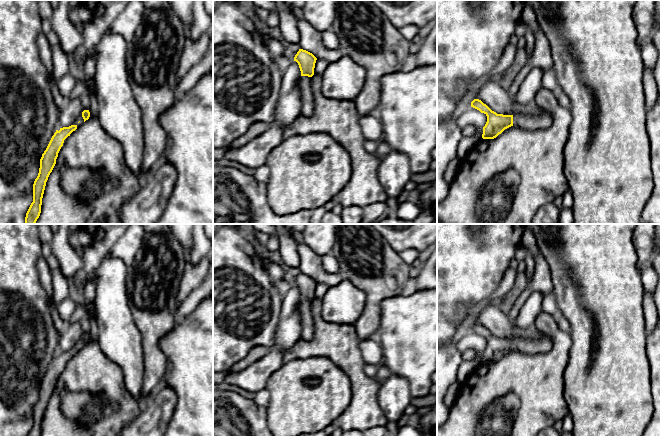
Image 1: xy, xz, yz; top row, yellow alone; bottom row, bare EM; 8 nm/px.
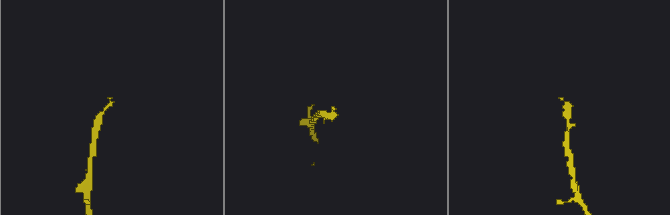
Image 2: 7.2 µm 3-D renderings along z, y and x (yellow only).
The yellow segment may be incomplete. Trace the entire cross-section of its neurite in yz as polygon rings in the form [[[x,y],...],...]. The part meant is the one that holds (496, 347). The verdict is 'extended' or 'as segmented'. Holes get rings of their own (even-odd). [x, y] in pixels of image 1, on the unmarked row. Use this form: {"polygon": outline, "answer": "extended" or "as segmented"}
{"polygon": [[[474,323],[471,326],[471,331],[487,340],[487,346],[483,351],[483,363],[494,363],[511,350],[525,351],[528,354],[534,355],[546,353],[550,351],[553,346],[553,339],[551,336],[541,330],[539,338],[515,339],[497,338],[479,323]]], "answer": "extended"}

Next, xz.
{"polygon": [[[299,273],[294,281],[299,289],[301,300],[299,303],[301,316],[301,339],[311,340],[314,334],[314,322],[311,313],[311,301],[314,299],[314,292],[317,282],[310,276]]], "answer": "extended"}

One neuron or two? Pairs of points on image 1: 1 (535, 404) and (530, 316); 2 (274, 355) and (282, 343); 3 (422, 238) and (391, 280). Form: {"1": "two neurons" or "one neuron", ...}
{"1": "two neurons", "2": "two neurons", "3": "two neurons"}

